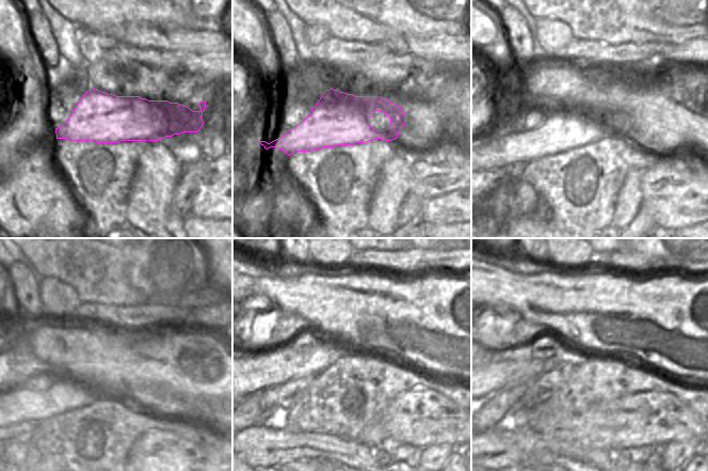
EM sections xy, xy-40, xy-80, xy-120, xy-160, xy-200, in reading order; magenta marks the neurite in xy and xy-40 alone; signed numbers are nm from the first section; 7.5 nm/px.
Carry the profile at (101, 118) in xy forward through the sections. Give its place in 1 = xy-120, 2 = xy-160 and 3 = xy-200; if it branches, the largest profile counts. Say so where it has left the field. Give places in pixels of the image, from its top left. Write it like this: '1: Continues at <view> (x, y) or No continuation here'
1: Continues at xy-120 (36, 370)
2: Continues at xy-160 (273, 366)
3: Continues at xy-200 (508, 363)

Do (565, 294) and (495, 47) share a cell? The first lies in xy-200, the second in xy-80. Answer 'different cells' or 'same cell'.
different cells

